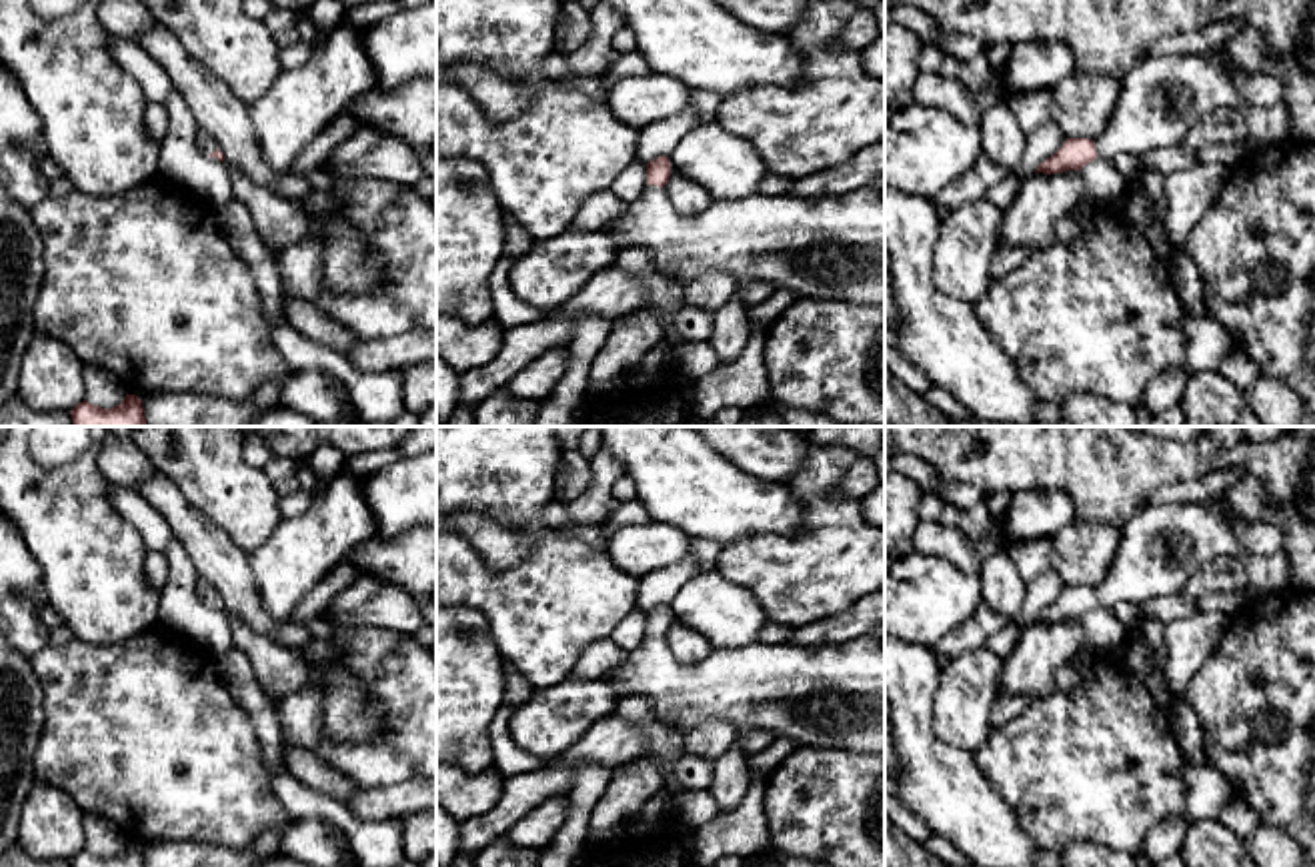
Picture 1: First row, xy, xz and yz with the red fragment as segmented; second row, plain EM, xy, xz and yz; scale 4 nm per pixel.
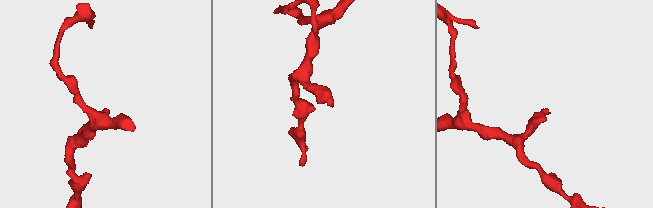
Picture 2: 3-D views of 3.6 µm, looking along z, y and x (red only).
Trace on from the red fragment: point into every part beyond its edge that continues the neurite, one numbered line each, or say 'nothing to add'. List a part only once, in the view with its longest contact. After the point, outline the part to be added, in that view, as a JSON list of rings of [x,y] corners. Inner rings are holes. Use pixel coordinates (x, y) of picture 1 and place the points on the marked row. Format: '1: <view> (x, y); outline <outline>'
1: xz (833, 247); outline [[[885,172],[847,194],[799,198],[753,194],[719,200],[697,216],[675,210],[667,192],[648,186],[628,212],[600,226],[618,250],[640,244],[663,280],[691,284],[713,268],[743,280],[789,288],[801,296],[885,304]]]

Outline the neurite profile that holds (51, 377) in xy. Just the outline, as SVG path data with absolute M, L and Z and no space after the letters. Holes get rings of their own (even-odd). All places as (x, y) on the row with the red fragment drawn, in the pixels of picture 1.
M36 334L20 364L18 392L34 410L70 412L84 400L84 362L70 346Z

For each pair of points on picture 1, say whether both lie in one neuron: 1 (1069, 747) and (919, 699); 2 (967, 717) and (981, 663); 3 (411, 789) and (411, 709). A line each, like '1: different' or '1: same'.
1: different
2: same
3: different

